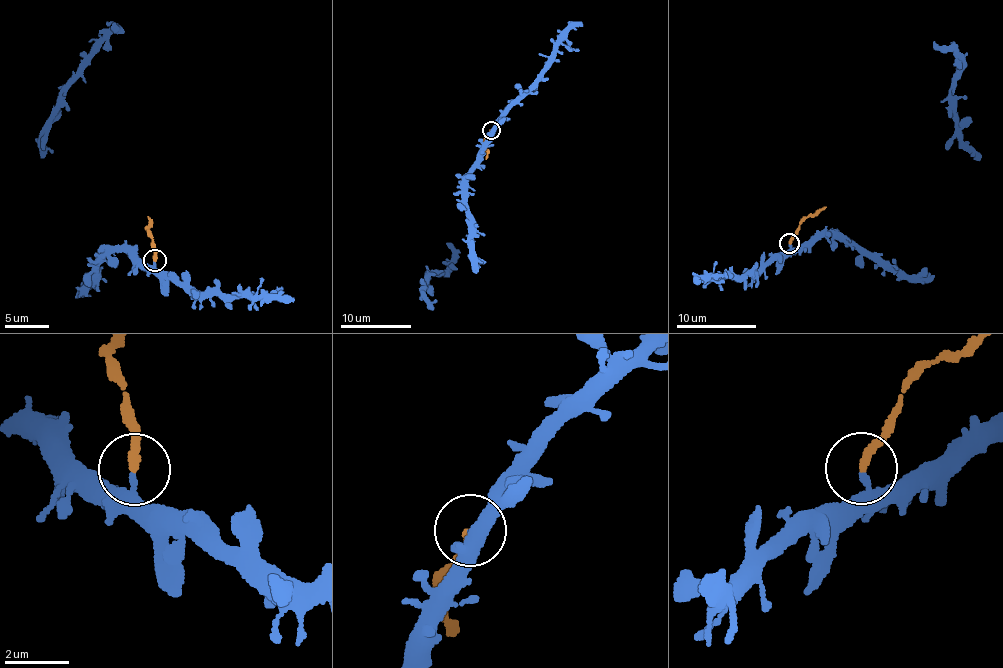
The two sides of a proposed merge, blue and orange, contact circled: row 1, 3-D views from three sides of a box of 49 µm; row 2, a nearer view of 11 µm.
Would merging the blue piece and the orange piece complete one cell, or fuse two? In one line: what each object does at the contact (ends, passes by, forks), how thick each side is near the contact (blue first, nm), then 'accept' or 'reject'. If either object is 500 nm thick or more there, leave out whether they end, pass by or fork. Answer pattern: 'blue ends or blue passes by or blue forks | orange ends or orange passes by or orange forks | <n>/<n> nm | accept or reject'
blue ends | orange ends | 280/260 nm | reject

